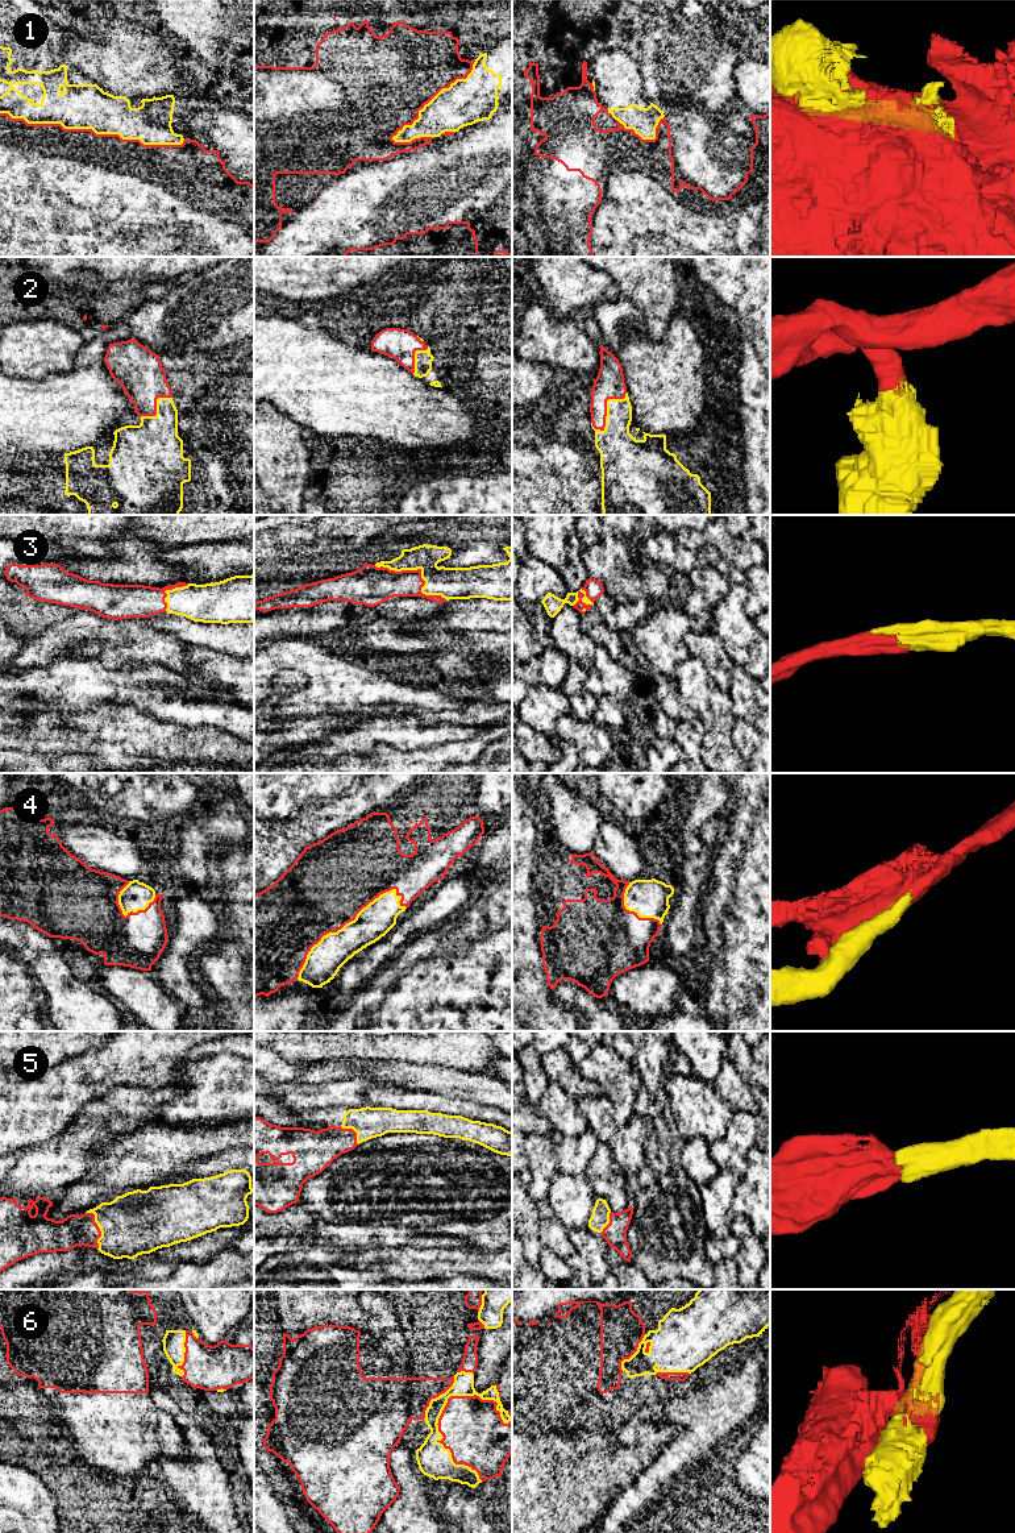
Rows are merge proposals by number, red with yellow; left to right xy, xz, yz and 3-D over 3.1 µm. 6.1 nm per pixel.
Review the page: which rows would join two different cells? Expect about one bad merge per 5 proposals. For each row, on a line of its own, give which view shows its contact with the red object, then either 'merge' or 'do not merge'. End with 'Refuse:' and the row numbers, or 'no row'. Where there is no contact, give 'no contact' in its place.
1: contact in xy; do not merge
2: contact in yz; merge
3: contact in xz; merge
4: contact in xz; merge
5: contact in xy; merge
6: contact in xz; do not merge
Refuse: 1, 6

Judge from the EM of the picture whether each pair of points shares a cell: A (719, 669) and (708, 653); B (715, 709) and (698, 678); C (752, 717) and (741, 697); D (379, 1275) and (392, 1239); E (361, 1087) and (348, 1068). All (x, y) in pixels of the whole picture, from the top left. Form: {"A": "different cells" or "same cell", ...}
{"A": "same cell", "B": "same cell", "C": "same cell", "D": "different cells", "E": "different cells"}

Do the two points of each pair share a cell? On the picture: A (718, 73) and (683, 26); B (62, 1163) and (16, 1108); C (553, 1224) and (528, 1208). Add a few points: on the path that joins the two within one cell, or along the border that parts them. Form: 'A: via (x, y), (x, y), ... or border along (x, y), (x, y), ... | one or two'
A: via (706, 61), (702, 57), (702, 45), (695, 38) | one
B: border along (63, 1131), (16, 1151) | two
C: border along (539, 1220), (539, 1241), (544, 1246) | two

